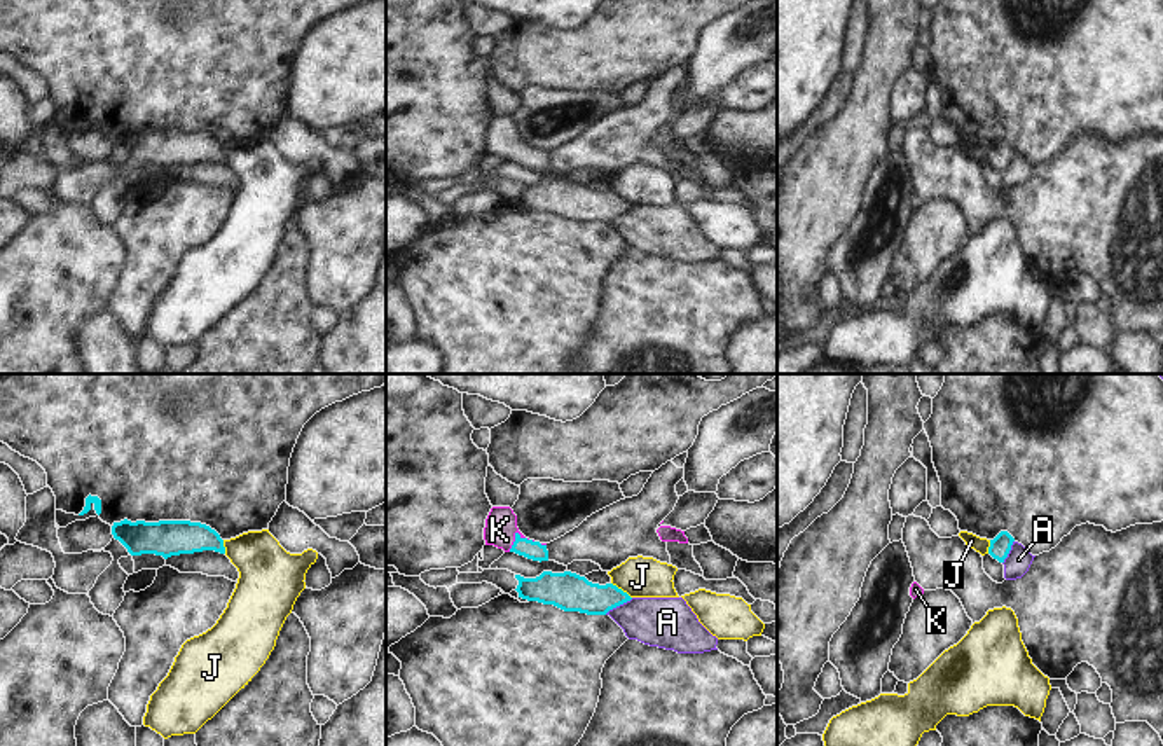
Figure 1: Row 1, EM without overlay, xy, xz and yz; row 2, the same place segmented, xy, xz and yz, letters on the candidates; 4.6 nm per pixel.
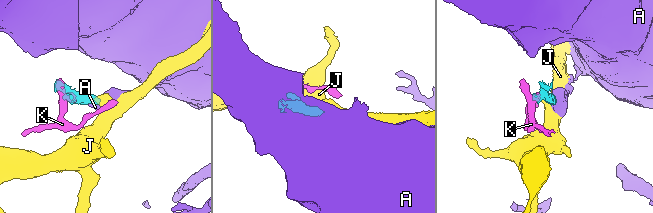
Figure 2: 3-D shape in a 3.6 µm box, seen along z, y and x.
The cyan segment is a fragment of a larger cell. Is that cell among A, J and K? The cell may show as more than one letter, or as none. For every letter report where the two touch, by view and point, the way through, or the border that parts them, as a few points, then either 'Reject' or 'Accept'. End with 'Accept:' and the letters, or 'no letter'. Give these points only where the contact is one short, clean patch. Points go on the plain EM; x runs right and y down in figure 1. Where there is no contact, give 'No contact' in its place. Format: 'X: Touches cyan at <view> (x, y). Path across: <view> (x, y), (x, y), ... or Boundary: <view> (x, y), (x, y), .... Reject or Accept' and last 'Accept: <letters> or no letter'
A: Touches cyan at xz (619, 214). Boundary: xz (633, 207), (605, 222). Reject
J: Touches cyan at xz (620, 198). Boundary: xz (612, 191), (631, 207). Reject
K: Touches cyan at xz (516, 145). Path across: xz (529, 158), (516, 145), (507, 145), (500, 138). Accept
Accept: K.

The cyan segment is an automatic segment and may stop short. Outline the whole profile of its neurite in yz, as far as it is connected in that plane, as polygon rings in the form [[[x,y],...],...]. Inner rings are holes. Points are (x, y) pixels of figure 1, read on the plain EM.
[[[1001,140],[994,149],[990,149],[988,162],[999,171],[1004,171],[1013,150],[1015,147],[1008,140]]]

